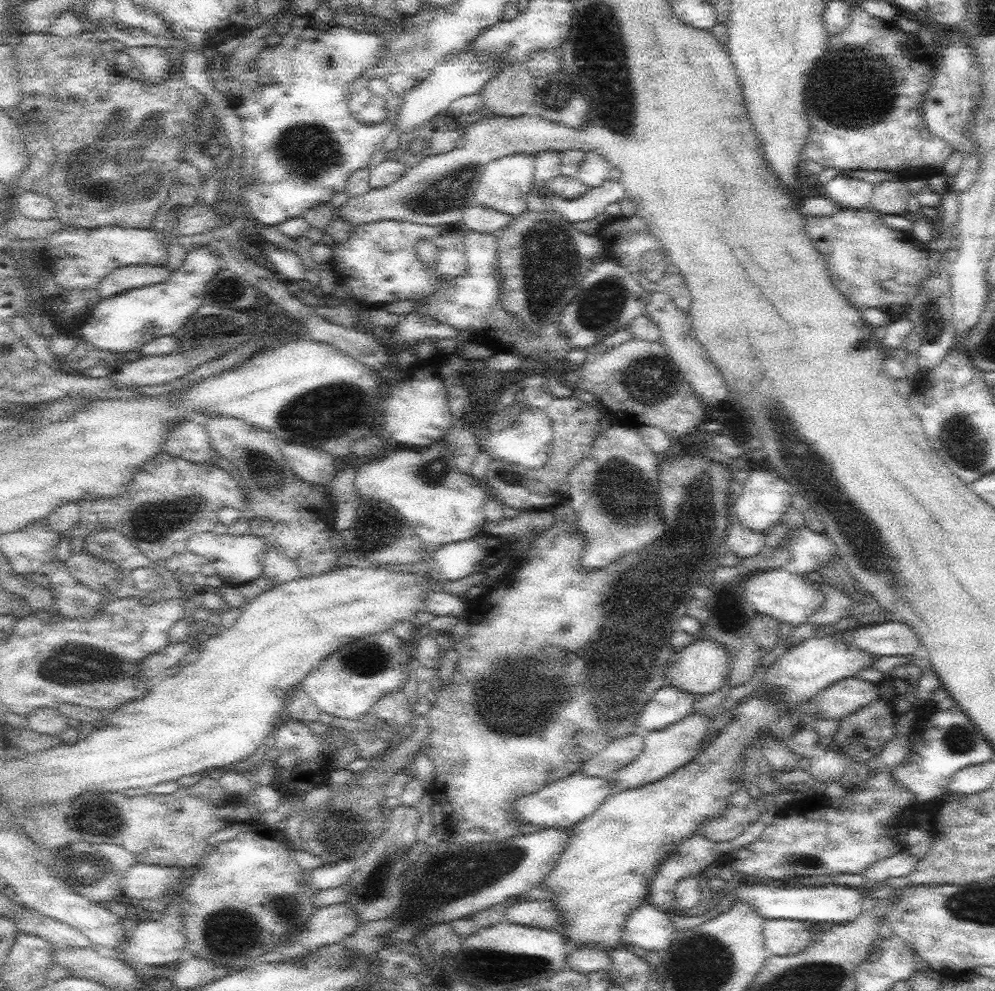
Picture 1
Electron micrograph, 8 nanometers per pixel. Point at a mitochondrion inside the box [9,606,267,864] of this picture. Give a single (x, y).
(78, 663)

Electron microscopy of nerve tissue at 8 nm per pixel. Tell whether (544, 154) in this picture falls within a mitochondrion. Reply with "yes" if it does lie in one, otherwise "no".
no

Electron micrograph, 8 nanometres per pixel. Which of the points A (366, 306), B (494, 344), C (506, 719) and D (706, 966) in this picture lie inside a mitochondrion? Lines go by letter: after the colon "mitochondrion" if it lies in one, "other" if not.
A: other
B: other
C: mitochondrion
D: mitochondrion

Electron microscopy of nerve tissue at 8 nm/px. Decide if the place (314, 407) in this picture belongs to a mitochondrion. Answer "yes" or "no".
yes

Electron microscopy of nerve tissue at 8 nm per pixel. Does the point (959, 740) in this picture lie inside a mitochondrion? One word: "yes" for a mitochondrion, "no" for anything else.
yes

